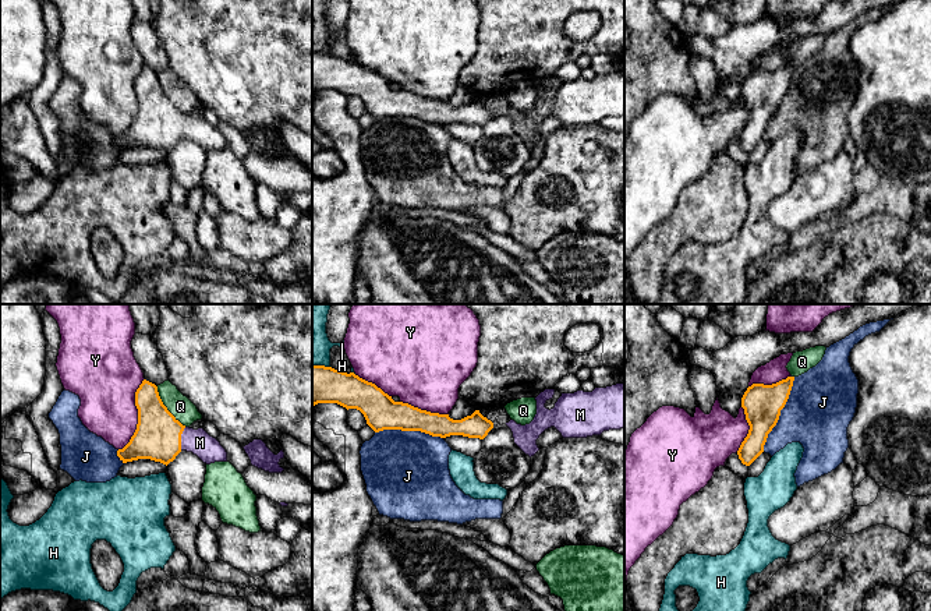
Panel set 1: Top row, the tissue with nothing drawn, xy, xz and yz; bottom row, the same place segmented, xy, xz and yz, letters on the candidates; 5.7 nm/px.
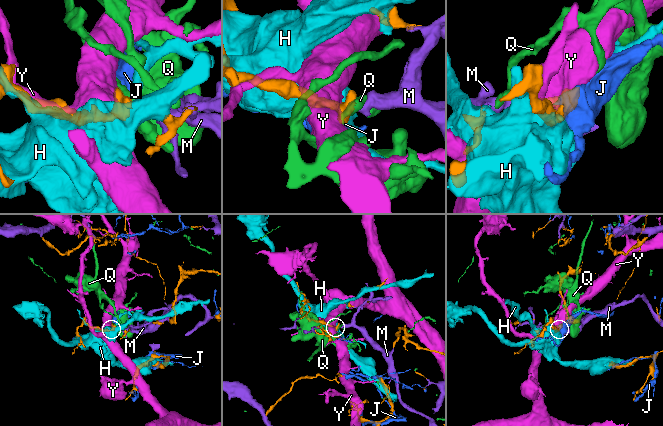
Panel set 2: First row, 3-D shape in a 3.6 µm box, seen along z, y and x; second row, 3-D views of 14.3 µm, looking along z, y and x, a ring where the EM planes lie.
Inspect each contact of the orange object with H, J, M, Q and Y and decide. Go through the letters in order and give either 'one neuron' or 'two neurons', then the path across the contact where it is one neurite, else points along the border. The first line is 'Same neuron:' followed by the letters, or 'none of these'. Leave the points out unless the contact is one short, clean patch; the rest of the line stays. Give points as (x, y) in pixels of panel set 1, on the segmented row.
Same neuron: M
H: two neurons
J: two neurons
M: one neuron
Q: two neurons
Y: two neurons

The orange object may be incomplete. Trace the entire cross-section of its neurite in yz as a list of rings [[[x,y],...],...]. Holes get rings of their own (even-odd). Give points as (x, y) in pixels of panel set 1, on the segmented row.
[[[787,377],[772,385],[753,384],[741,398],[748,434],[741,442],[737,455],[743,465],[750,466],[762,452],[768,434],[776,425],[780,410],[785,407],[794,377]]]

